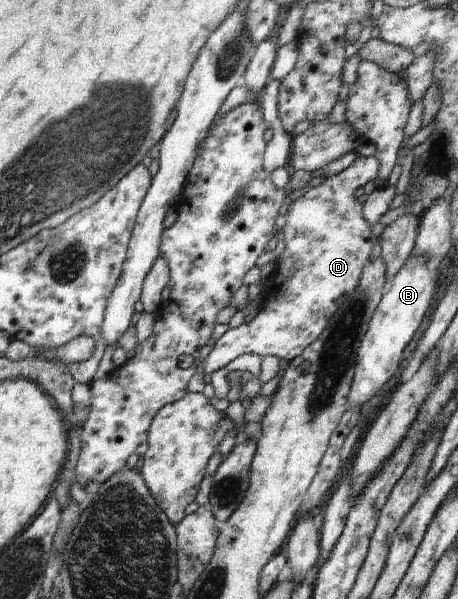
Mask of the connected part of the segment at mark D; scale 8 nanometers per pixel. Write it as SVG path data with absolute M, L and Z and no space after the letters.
M358 157L351 166L336 176L325 179L322 184L307 190L302 198L295 200L285 212L285 250L276 259L275 269L265 281L265 292L260 311L249 324L245 322L238 328L227 330L215 344L203 363L205 376L227 366L231 361L245 353L261 356L276 356L289 362L298 358L325 331L339 306L354 294L363 273L365 264L379 237L375 226L363 217L363 205L355 197L356 190L369 181L376 181L379 162L374 157Z

